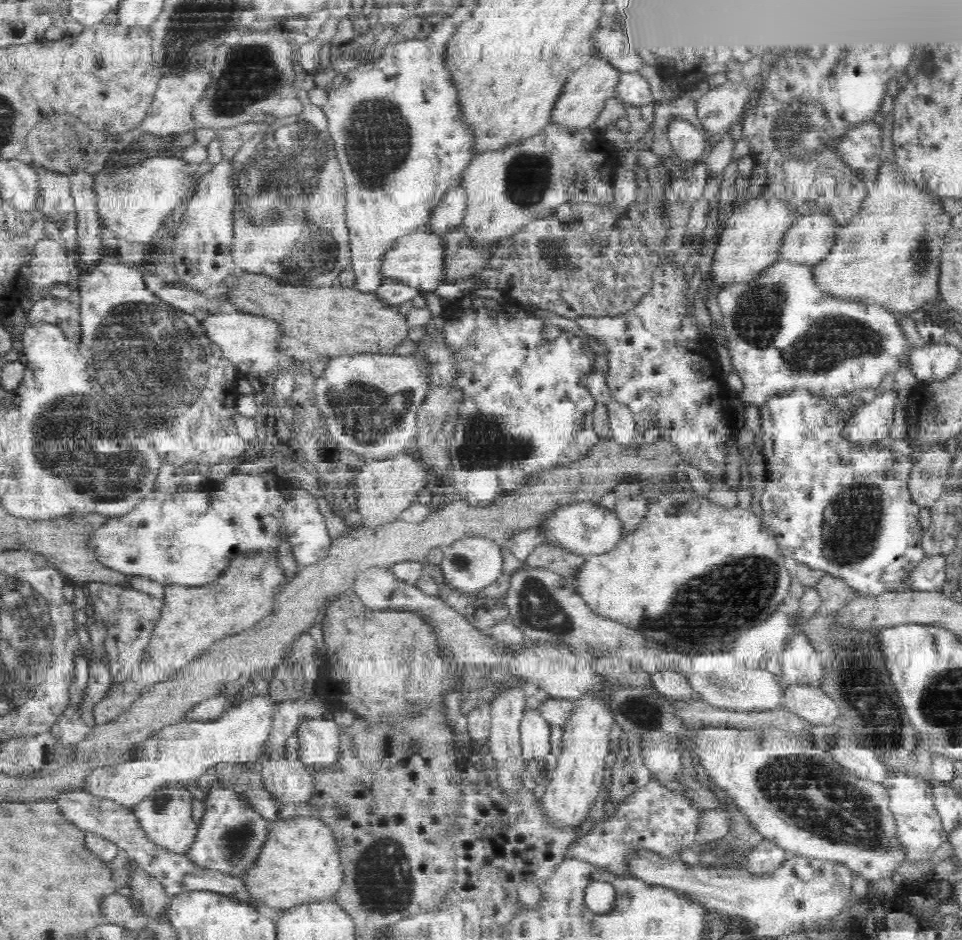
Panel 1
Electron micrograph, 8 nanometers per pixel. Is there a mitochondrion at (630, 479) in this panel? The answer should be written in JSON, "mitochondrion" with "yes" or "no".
{"mitochondrion":"no"}

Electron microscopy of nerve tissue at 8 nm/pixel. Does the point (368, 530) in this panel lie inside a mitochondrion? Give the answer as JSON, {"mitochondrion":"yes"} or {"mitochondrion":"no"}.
{"mitochondrion":"no"}

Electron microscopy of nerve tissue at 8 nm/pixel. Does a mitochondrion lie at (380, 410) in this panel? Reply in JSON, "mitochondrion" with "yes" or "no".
{"mitochondrion":"yes"}

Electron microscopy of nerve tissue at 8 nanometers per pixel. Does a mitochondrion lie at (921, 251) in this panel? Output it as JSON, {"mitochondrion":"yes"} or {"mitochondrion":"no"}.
{"mitochondrion":"yes"}

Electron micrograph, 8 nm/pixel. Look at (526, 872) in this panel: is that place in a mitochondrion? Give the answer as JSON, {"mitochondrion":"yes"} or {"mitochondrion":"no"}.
{"mitochondrion":"no"}

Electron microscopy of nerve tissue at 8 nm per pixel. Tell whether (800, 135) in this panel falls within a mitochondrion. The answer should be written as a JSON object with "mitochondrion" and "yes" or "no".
{"mitochondrion":"yes"}

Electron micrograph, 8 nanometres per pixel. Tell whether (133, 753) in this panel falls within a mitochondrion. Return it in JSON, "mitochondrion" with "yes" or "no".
{"mitochondrion":"no"}

